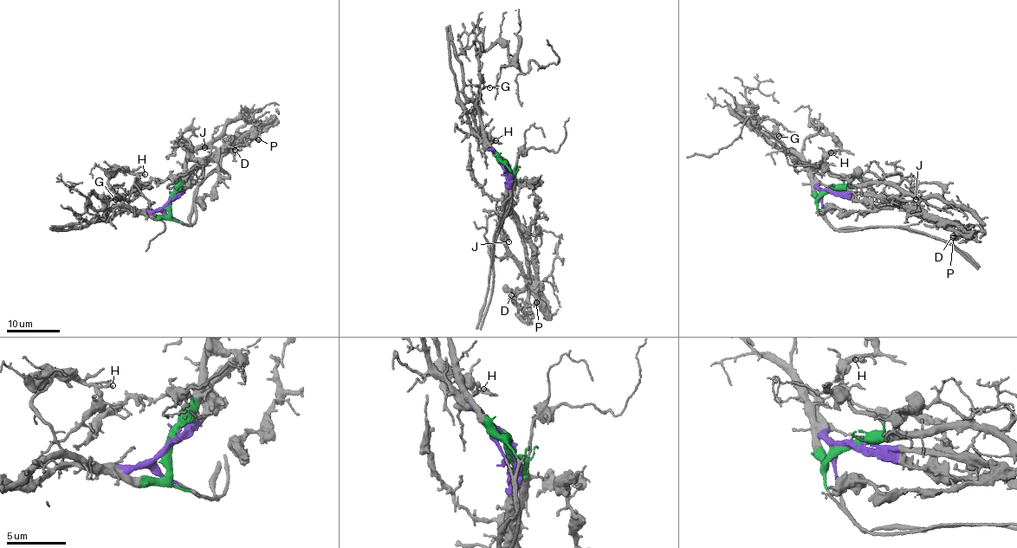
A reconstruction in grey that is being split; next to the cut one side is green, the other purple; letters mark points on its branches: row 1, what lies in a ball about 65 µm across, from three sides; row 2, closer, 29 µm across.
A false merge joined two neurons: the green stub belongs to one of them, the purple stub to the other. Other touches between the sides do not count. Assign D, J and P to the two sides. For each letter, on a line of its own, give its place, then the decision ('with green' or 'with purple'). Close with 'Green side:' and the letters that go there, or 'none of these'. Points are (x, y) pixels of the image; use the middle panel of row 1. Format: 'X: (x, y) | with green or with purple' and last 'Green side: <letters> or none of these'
D: (511, 295) | with purple
J: (508, 241) | with green
P: (536, 302) | with purple
Green side: J

